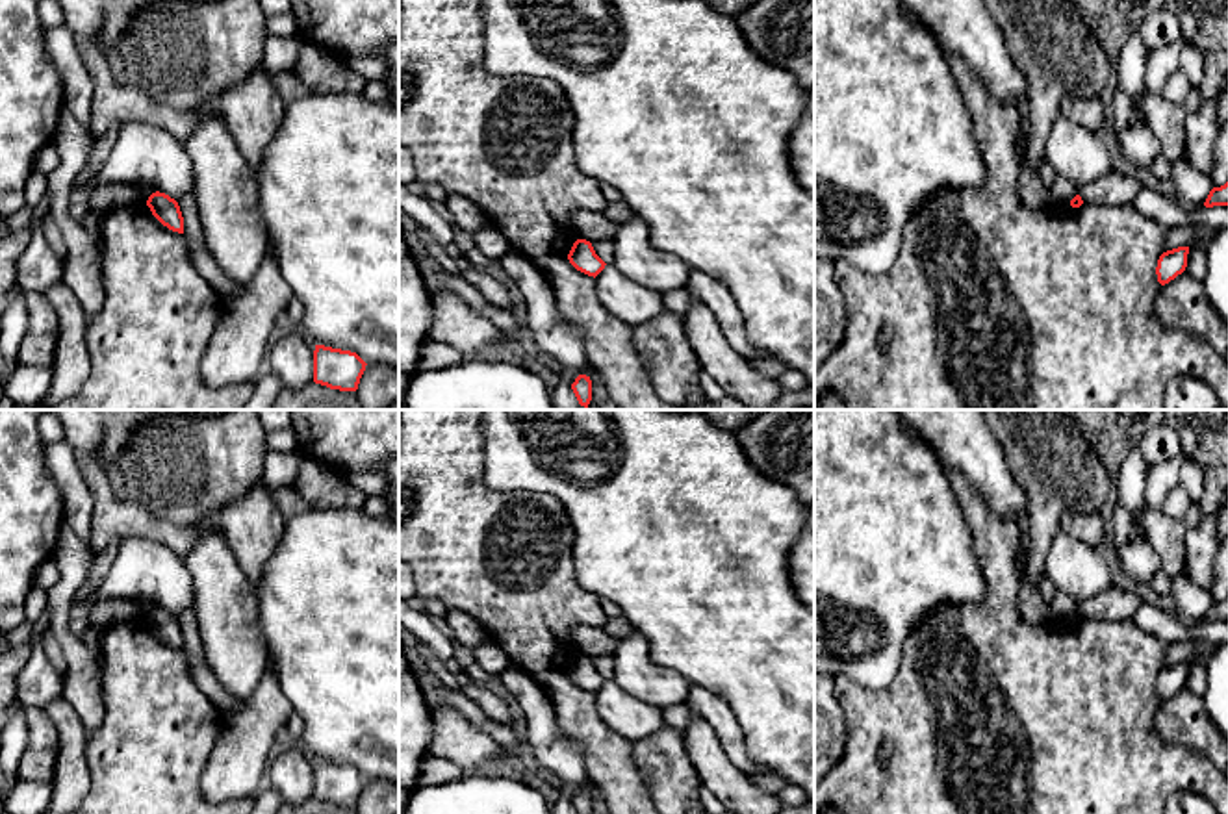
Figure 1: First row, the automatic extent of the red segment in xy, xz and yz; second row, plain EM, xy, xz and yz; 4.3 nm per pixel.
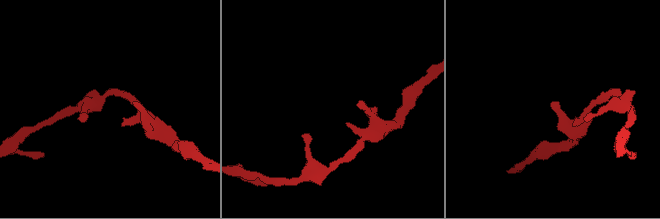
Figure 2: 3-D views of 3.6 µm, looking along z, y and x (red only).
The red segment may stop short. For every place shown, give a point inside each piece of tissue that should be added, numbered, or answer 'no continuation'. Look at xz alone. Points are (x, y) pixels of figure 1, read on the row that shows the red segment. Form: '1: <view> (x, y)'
no continuation

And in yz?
no continuation

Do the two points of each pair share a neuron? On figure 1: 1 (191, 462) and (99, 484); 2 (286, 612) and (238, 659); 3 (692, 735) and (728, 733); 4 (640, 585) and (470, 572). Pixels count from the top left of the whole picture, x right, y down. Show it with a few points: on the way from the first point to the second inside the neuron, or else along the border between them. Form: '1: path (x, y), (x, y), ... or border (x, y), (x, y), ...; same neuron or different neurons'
1: border (114, 479), (121, 494); different neurons
2: border (255, 594), (256, 627), (269, 666); different neurons
3: border (692, 709), (713, 731), (737, 770); different neurons
4: border (575, 534), (575, 581), (601, 599); different neurons

